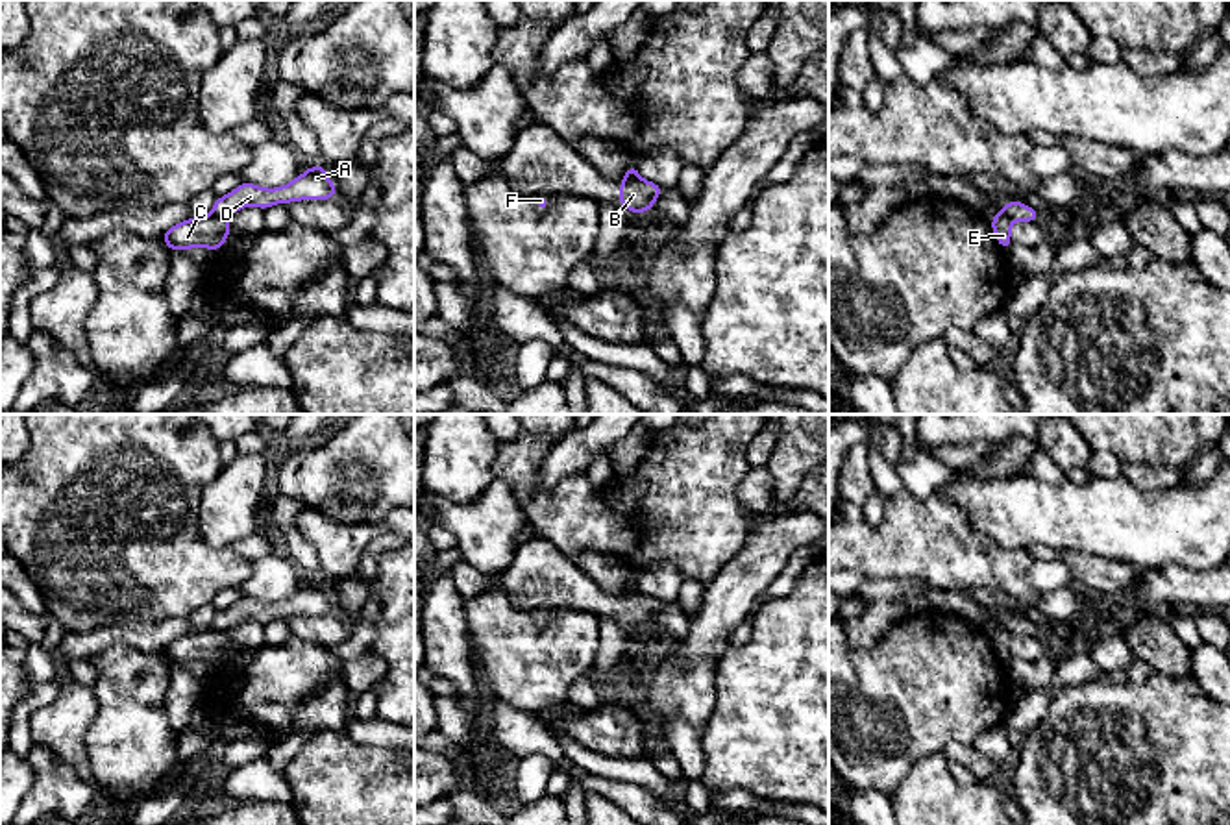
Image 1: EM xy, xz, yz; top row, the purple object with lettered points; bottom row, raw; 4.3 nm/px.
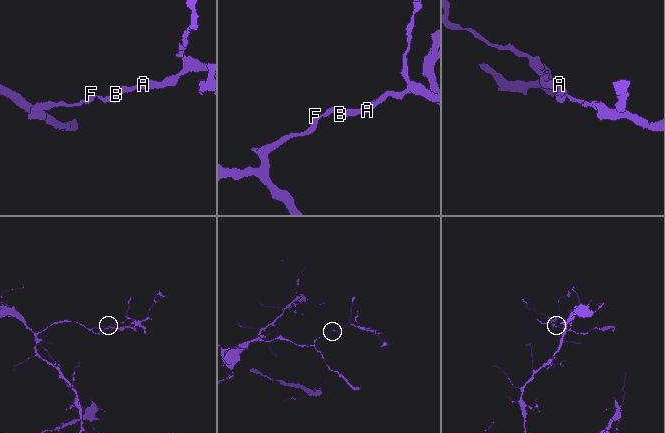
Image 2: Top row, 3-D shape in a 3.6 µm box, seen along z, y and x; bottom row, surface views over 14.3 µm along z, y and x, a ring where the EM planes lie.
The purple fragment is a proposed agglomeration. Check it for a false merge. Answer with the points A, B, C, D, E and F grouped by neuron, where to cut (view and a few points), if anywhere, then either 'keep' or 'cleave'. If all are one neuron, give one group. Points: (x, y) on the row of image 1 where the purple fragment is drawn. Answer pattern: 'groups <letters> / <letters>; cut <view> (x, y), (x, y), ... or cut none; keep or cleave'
groups A B D / C E F; cut xy (211, 213), (224, 217); cleave

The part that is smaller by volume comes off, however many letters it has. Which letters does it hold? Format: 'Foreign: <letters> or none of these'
Foreign: A, B, D

